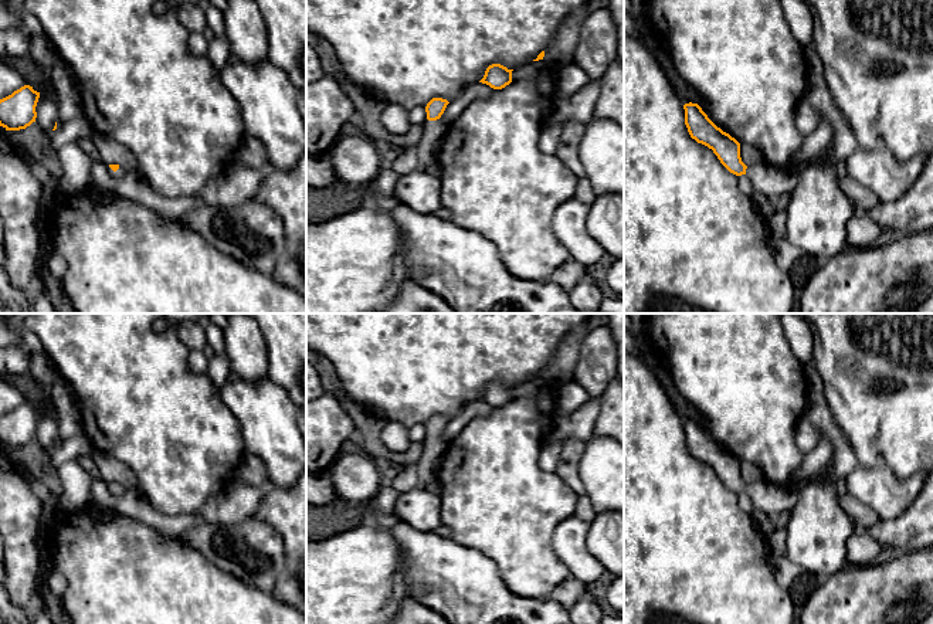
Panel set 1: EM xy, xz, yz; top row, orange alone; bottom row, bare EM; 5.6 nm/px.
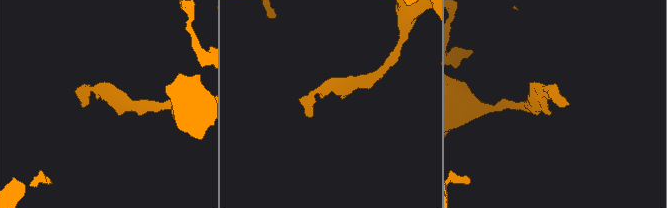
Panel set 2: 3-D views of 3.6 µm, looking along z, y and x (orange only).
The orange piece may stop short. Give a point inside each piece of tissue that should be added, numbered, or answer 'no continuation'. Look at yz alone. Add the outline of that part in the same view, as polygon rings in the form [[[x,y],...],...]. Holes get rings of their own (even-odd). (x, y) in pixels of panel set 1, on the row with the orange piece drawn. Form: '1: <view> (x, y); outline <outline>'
1: yz (773, 182); outline [[[766,163],[747,166],[746,169],[746,176],[754,191],[766,194],[774,203],[781,194],[791,193],[797,187],[798,174],[797,170],[784,170]]]

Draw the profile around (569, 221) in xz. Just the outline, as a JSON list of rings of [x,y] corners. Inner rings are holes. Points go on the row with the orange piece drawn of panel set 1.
[[[571,199],[556,210],[552,220],[556,238],[566,247],[570,258],[583,267],[596,264],[605,252],[587,233],[588,210],[590,206]]]

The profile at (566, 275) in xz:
[[[570,258],[554,269],[549,281],[570,292],[586,274],[586,267]]]

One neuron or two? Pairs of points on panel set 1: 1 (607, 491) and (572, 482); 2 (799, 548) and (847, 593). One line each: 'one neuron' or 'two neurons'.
1: two neurons
2: two neurons

